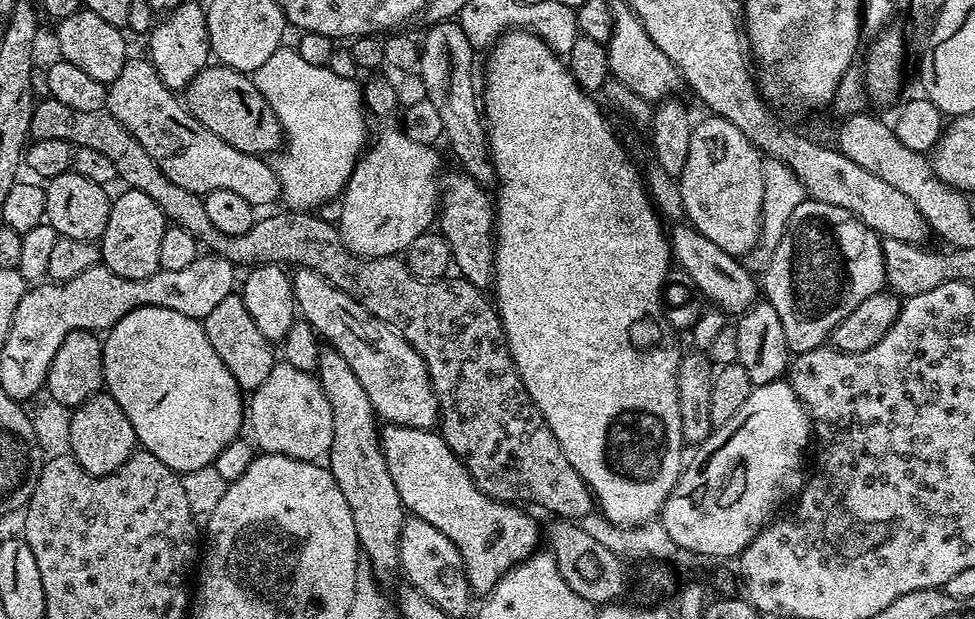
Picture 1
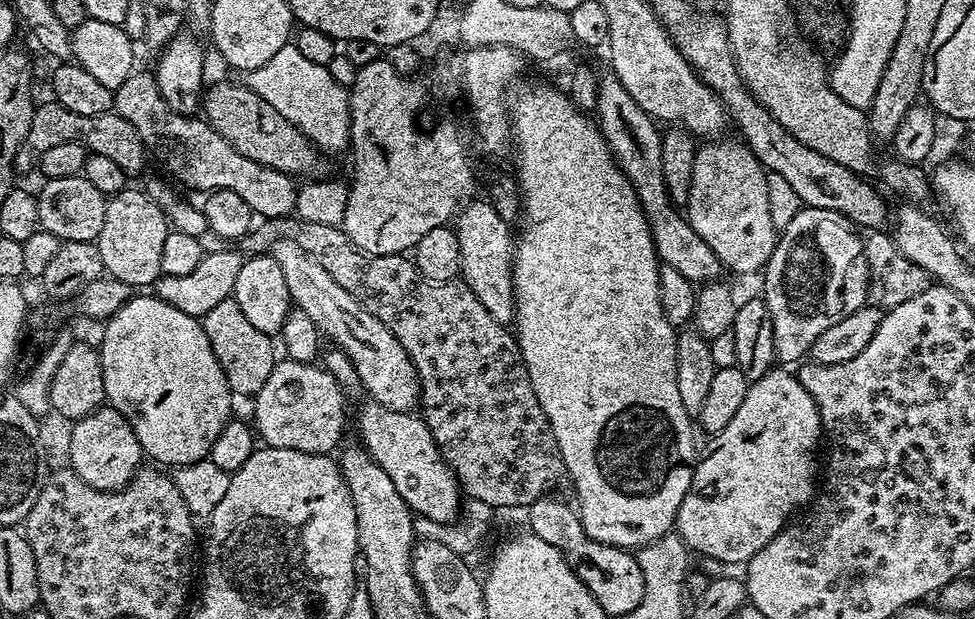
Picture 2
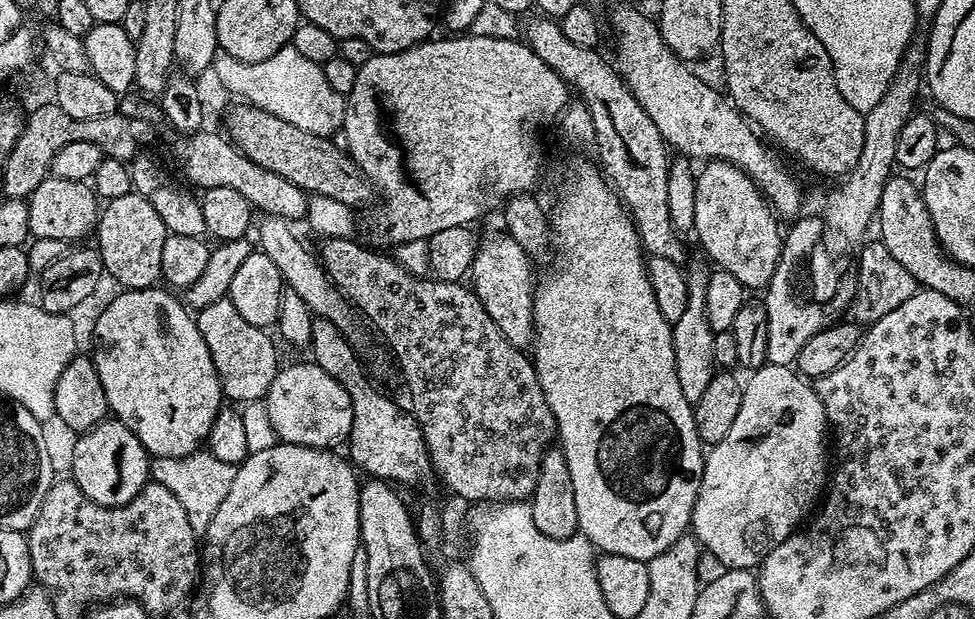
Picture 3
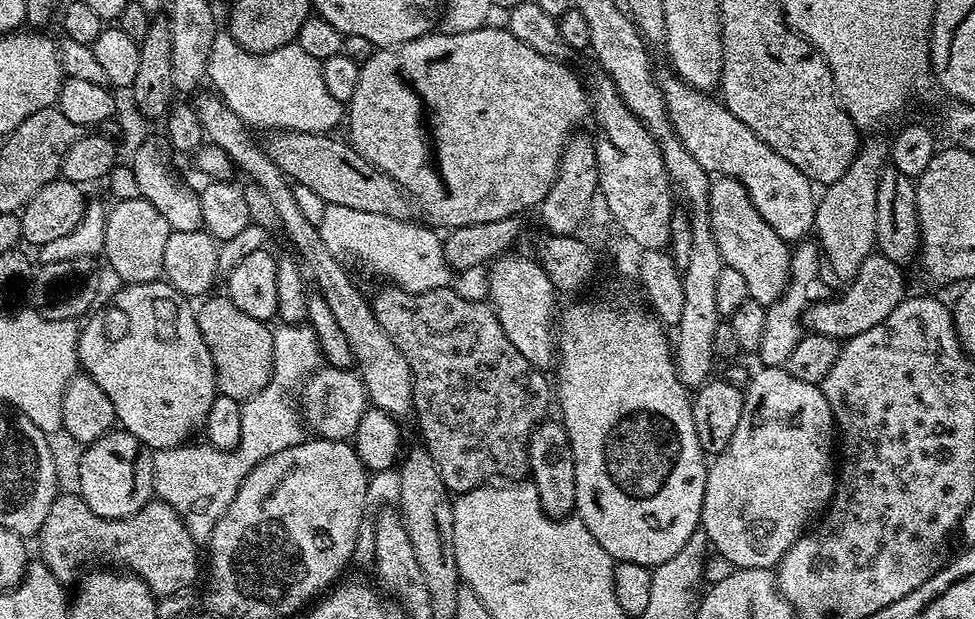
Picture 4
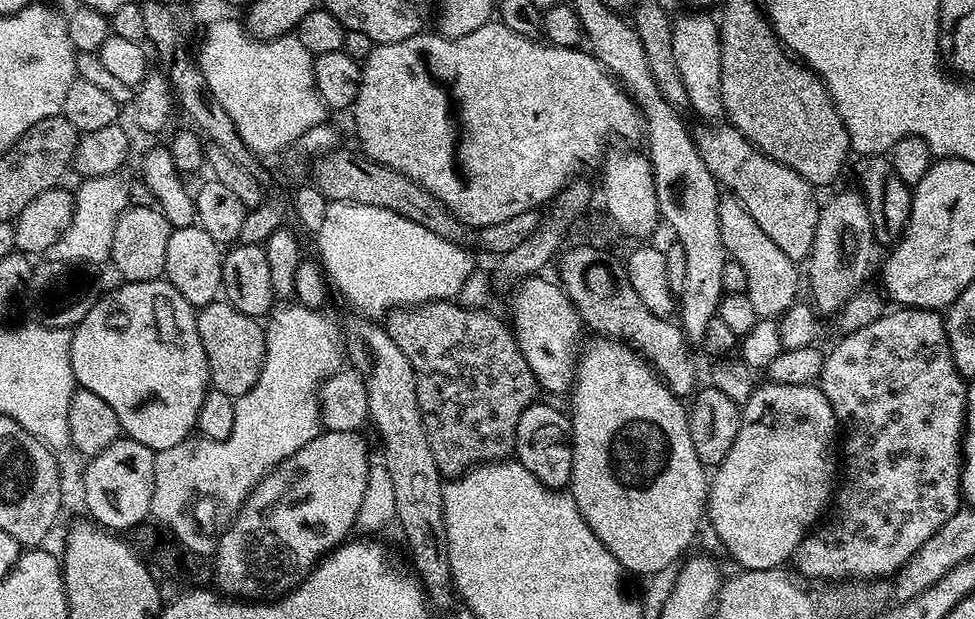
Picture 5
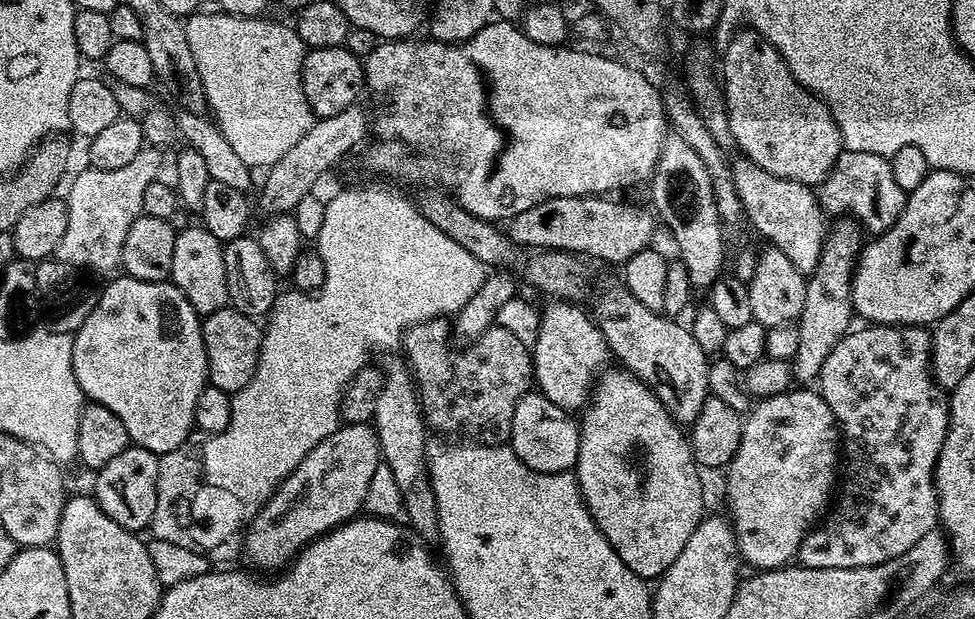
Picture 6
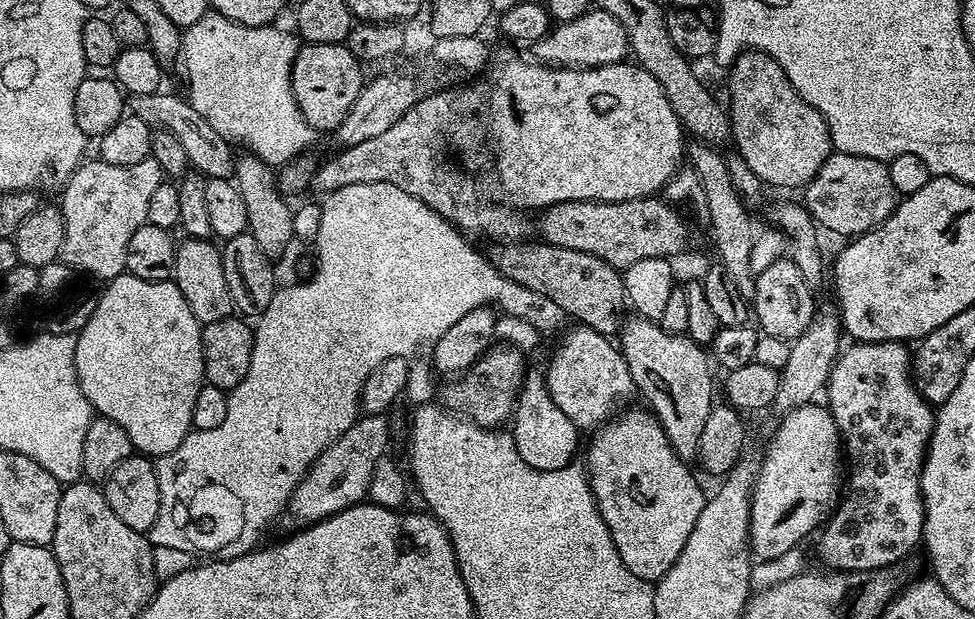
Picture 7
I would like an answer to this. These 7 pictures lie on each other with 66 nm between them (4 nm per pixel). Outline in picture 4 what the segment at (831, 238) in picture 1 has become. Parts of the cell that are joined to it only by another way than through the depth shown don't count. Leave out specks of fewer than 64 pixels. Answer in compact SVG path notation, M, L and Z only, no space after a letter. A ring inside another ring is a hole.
M805 238L791 249L792 261L788 271L788 288L778 302L767 305L766 330L762 330L762 342L758 353L759 363L765 368L783 368L790 354L798 346L798 342L806 334L804 313L813 304L821 303L829 295L828 288L820 281L816 273L816 256L818 260L818 244L815 239Z

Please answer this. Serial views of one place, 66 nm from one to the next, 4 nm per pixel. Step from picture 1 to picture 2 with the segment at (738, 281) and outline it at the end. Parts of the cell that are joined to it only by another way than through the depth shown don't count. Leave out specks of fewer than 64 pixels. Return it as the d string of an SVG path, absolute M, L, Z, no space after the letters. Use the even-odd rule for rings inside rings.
M611 74L599 77L597 90L597 104L594 107L594 120L600 133L604 135L608 148L616 157L616 165L624 172L624 177L632 184L634 194L642 206L648 219L650 234L654 238L656 255L663 266L674 266L682 278L691 284L703 286L721 279L722 265L718 257L698 238L696 231L688 225L687 219L678 213L677 205L672 203L670 194L666 190L666 178L662 178L662 135L657 121L653 120L626 94L622 82Z

